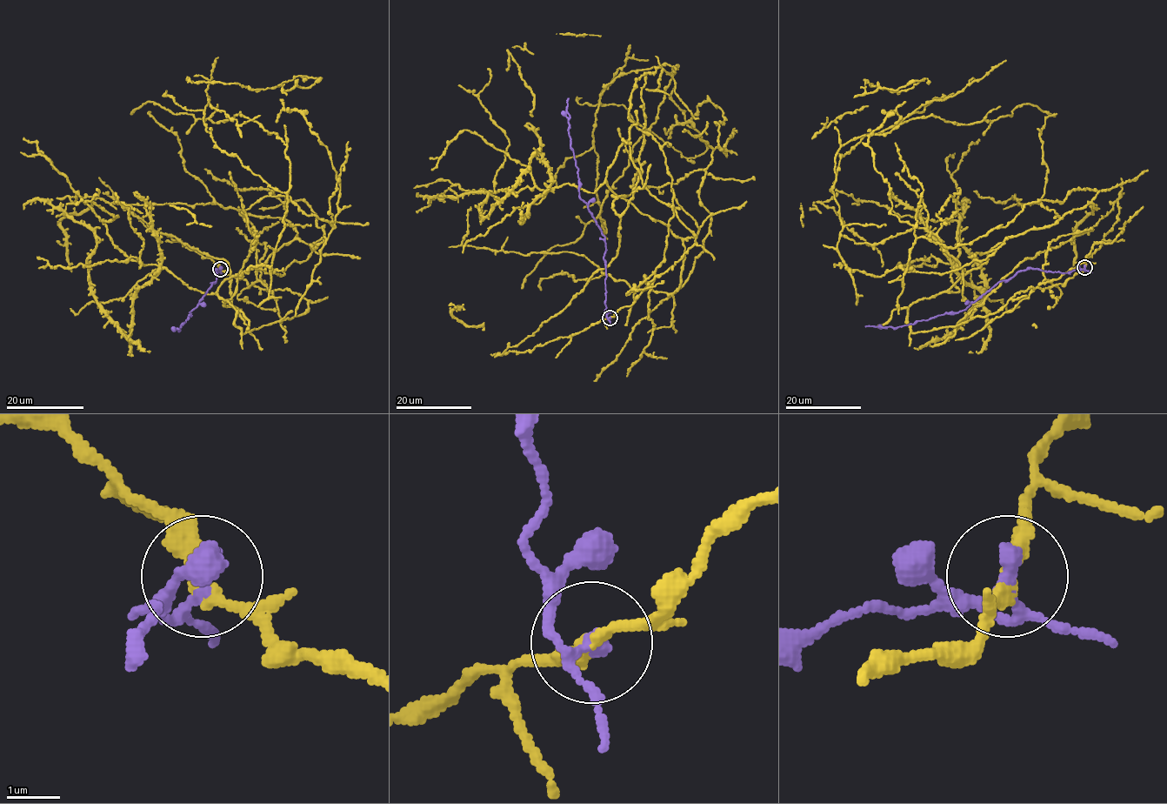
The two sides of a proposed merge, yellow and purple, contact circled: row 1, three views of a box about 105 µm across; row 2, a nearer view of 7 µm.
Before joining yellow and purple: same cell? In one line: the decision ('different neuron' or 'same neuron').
different neuron

